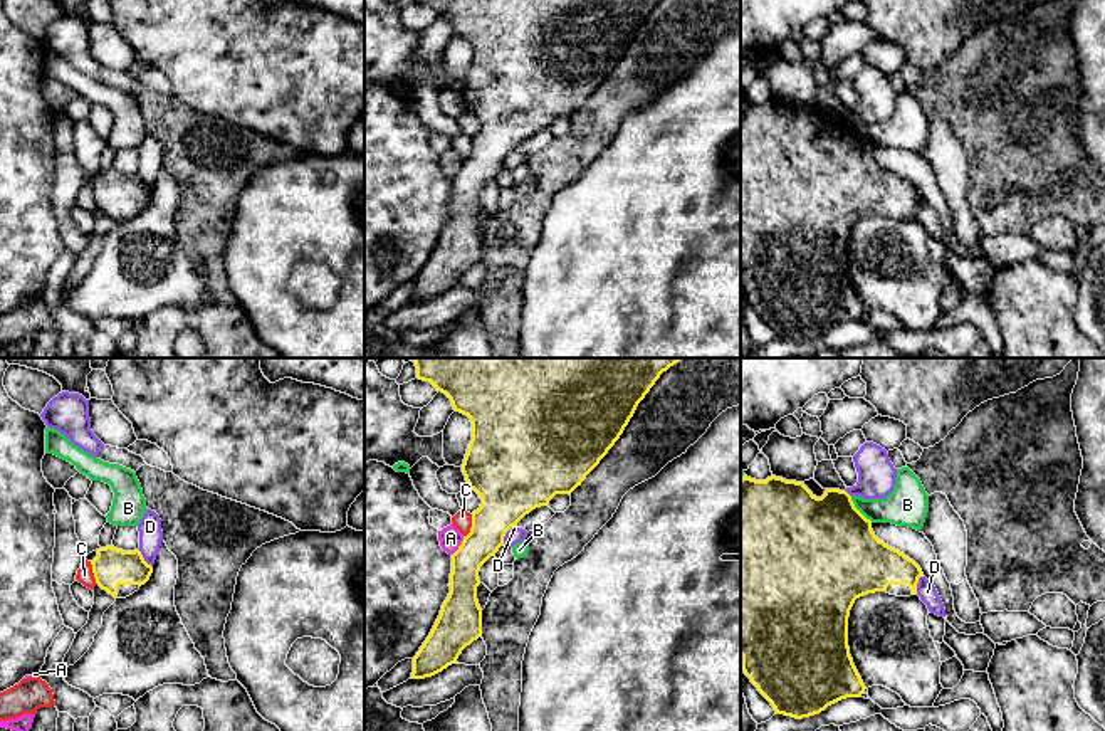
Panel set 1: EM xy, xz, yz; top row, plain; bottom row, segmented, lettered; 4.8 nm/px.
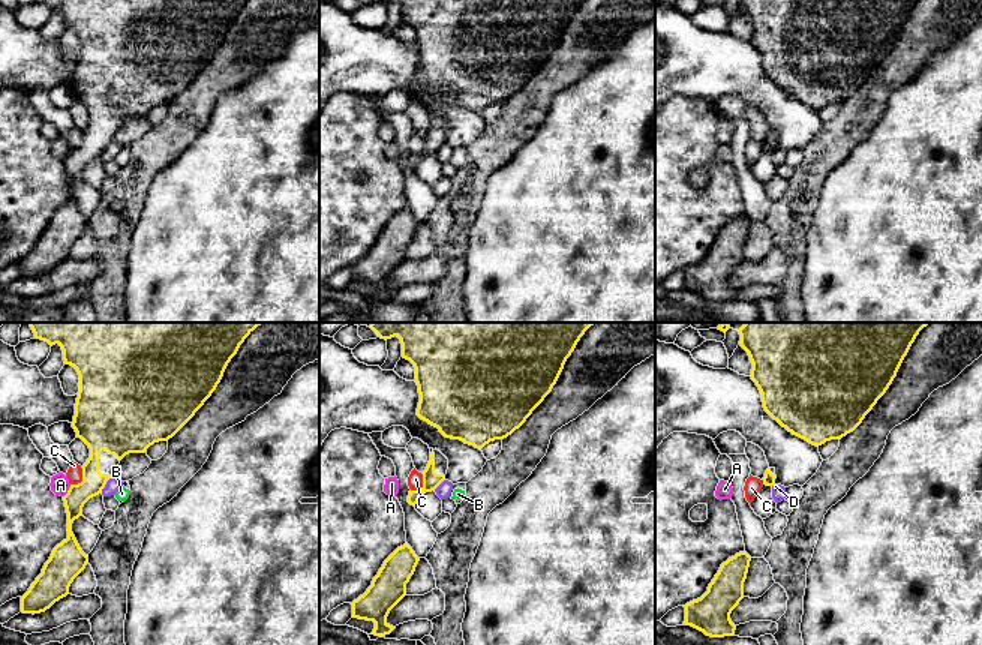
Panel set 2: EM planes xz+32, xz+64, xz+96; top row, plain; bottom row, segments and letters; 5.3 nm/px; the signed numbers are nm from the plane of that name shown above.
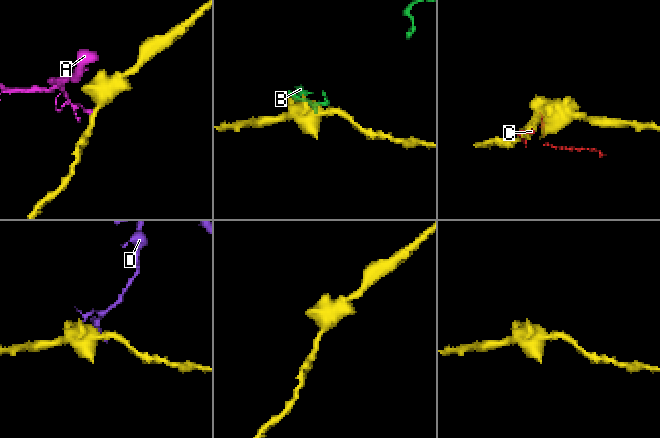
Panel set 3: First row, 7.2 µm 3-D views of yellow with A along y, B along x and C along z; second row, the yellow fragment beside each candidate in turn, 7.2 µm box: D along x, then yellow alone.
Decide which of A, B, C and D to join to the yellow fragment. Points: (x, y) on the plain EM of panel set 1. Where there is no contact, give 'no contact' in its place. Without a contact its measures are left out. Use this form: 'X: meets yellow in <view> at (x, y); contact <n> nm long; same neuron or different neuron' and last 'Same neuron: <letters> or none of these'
A: meets yellow in xz at (459, 170); contact 110 nm long; different neuron
B: meets yellow in yz at (857, 133); contact 170 nm long; different neuron
C: meets yellow in xz at (472, 150); contact 120 nm long; different neuron
D: meets yellow in xz at (504, 158); contact 110 nm long; different neuron
Same neuron: none of these

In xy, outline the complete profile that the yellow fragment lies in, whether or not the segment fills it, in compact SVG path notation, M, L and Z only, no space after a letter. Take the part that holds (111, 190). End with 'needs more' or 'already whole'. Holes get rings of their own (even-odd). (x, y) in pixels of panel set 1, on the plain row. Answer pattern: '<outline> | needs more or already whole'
M113 168L99 171L91 188L96 207L114 222L133 218L153 197L139 173L123 175Z | needs more

